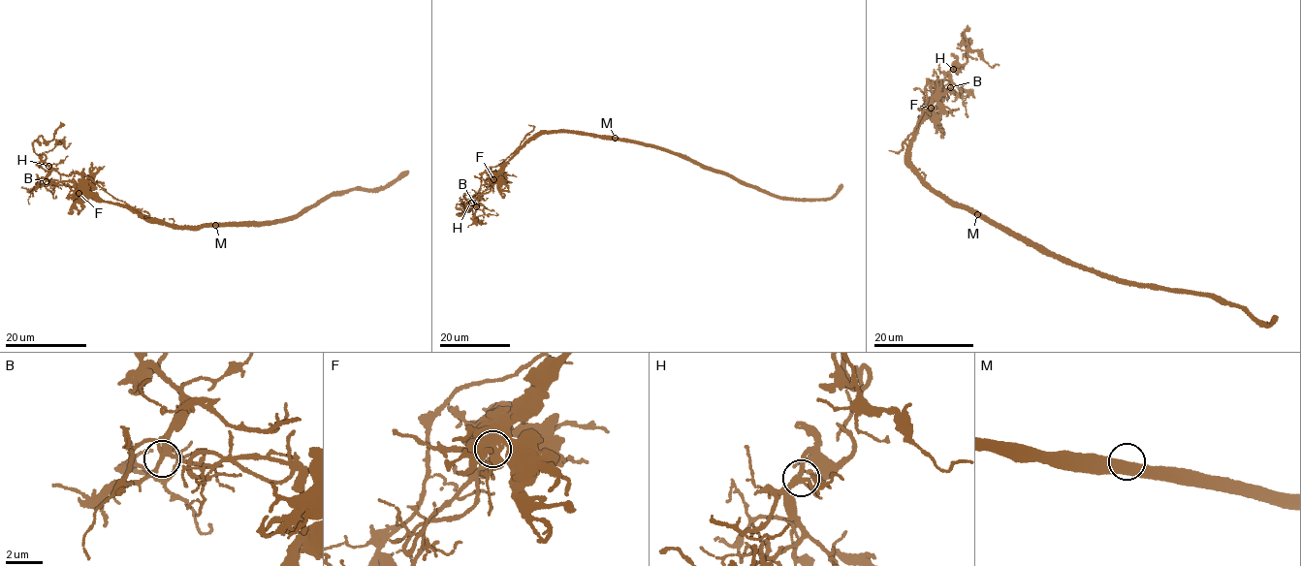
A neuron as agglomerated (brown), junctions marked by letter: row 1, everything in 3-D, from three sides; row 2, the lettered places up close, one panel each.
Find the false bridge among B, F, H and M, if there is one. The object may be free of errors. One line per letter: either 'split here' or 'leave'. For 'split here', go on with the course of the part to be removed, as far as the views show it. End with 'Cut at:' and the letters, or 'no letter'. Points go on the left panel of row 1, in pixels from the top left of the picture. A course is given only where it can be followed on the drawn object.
B: leave
F: split here | (79, 193), (43, 161), (46, 156), (34, 151), (33, 142), (40, 144), (40, 136), (66, 148), (71, 142)
H: leave
M: leave
Cut at: F

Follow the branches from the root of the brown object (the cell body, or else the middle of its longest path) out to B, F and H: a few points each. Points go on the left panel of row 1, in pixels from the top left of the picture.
B: (212, 225), (171, 227), (151, 223), (122, 205), (80, 194), (70, 182), (46, 181)
F: (212, 225), (171, 227), (151, 223), (122, 205), (79, 193)
H: (212, 225), (171, 227), (151, 223), (122, 205), (80, 194), (76, 185), (63, 181), (61, 174), (48, 166)

